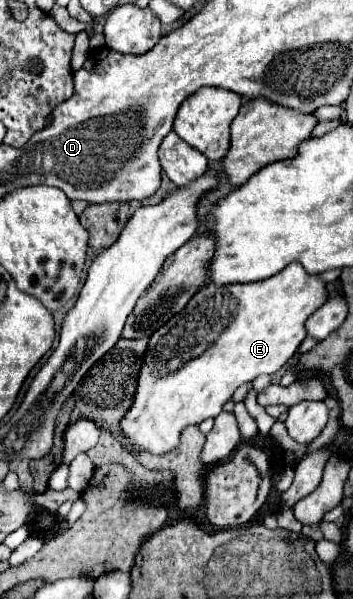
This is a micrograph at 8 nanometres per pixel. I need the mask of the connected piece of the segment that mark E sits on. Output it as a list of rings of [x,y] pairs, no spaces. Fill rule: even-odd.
[[[287,265],[281,273],[267,281],[245,285],[205,285],[199,289],[185,309],[149,337],[143,365],[137,377],[137,389],[131,407],[119,421],[123,437],[133,449],[149,455],[165,455],[177,449],[181,431],[189,425],[199,425],[205,419],[215,419],[227,401],[231,401],[237,387],[253,383],[259,375],[273,375],[281,369],[305,339],[305,319],[317,311],[327,299],[325,283],[319,275],[309,275],[301,265]]]

